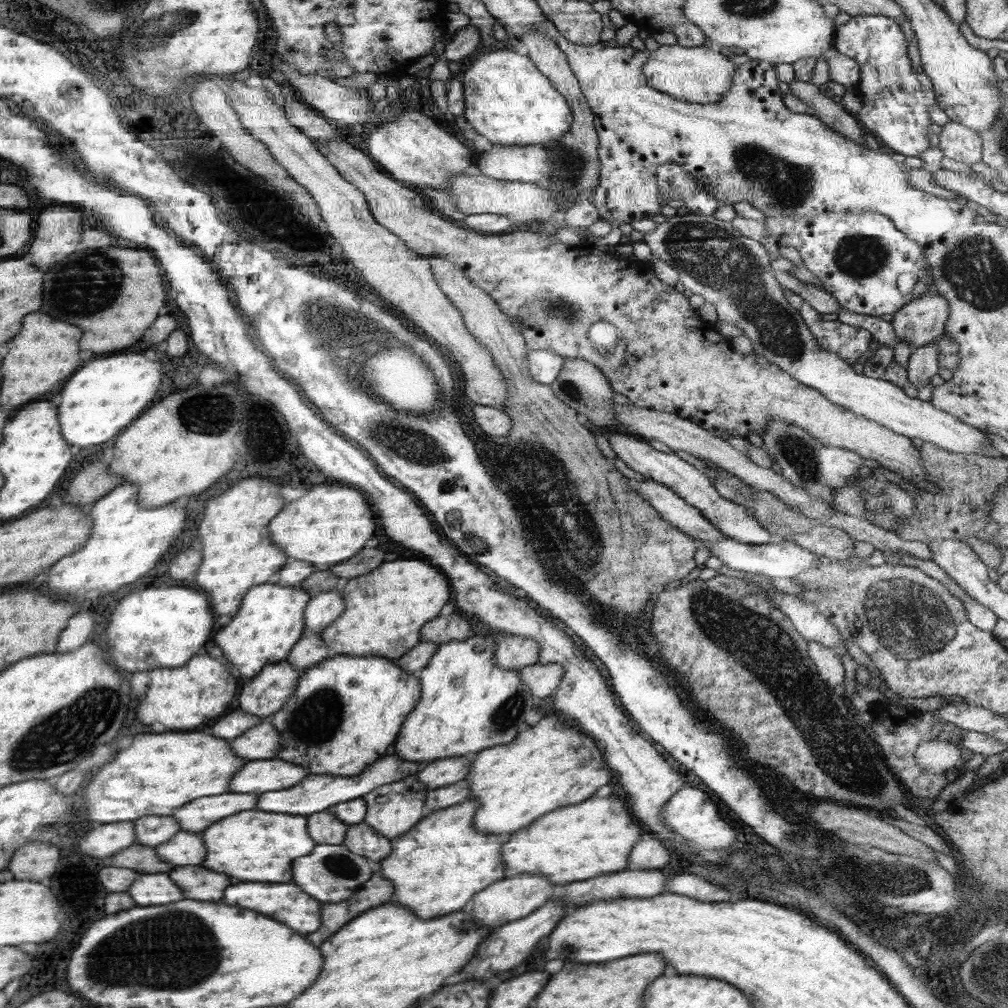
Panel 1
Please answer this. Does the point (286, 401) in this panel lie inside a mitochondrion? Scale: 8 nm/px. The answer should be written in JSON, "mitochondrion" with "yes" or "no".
{"mitochondrion":"no"}

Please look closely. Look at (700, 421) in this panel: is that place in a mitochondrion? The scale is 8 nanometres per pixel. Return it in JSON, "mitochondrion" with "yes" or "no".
{"mitochondrion":"no"}

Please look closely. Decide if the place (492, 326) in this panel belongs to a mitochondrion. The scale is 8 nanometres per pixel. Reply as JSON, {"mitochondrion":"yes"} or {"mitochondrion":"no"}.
{"mitochondrion":"no"}

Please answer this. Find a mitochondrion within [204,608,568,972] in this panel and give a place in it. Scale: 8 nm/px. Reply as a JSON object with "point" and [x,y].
{"point":[315,721]}

